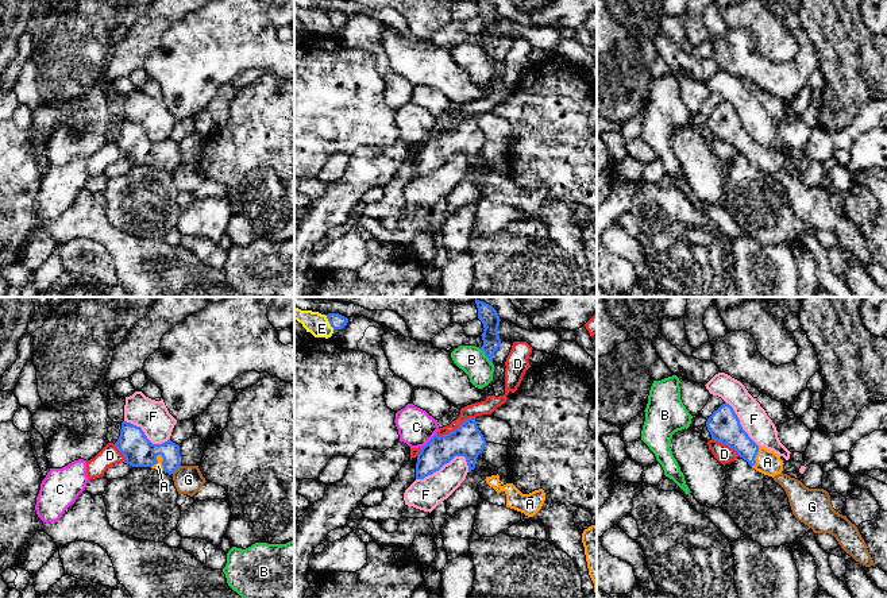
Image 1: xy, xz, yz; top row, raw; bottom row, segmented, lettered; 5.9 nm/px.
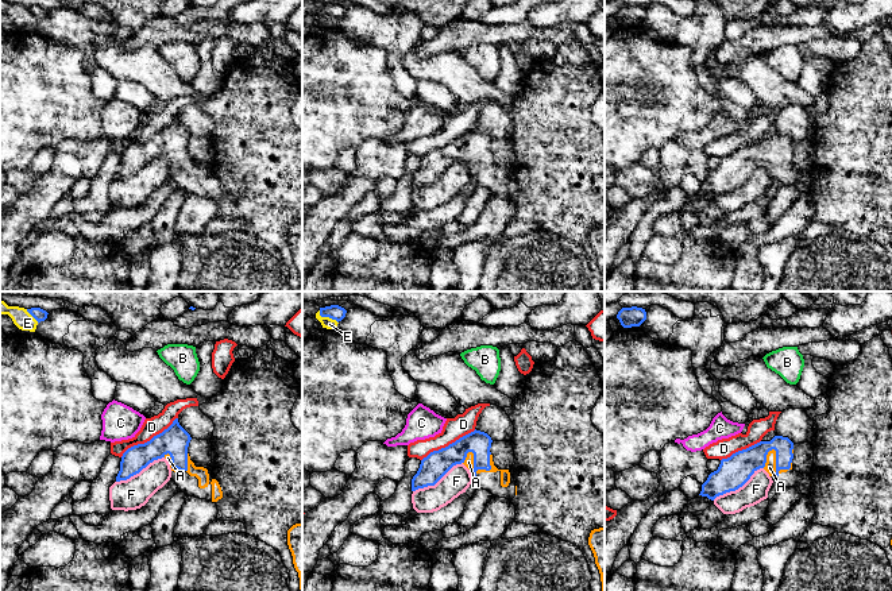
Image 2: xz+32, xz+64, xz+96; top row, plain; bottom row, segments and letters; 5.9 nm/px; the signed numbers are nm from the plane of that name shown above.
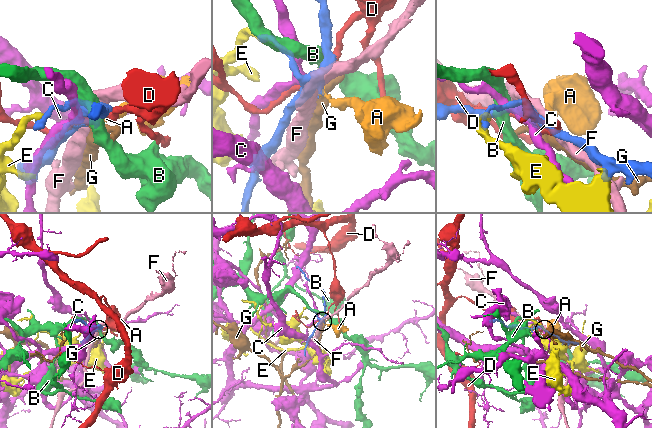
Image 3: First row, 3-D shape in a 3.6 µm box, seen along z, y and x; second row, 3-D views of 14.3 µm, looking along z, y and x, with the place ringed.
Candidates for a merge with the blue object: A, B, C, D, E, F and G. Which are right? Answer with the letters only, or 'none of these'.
A

